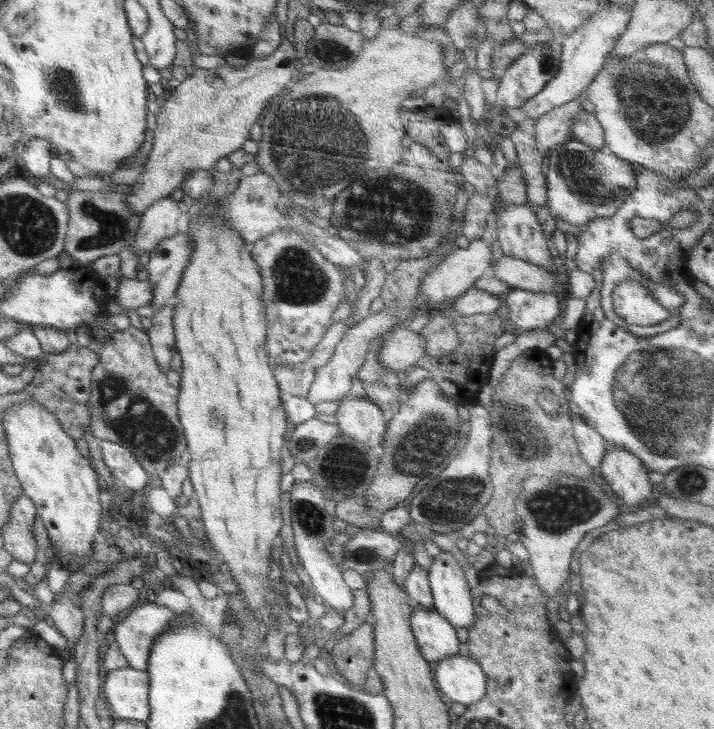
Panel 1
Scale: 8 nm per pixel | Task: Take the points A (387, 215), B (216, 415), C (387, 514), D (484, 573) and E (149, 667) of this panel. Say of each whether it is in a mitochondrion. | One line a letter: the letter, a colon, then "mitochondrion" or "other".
A: mitochondrion
B: mitochondrion
C: other
D: other
E: other

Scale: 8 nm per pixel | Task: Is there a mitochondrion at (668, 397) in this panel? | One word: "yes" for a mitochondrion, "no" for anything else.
yes

